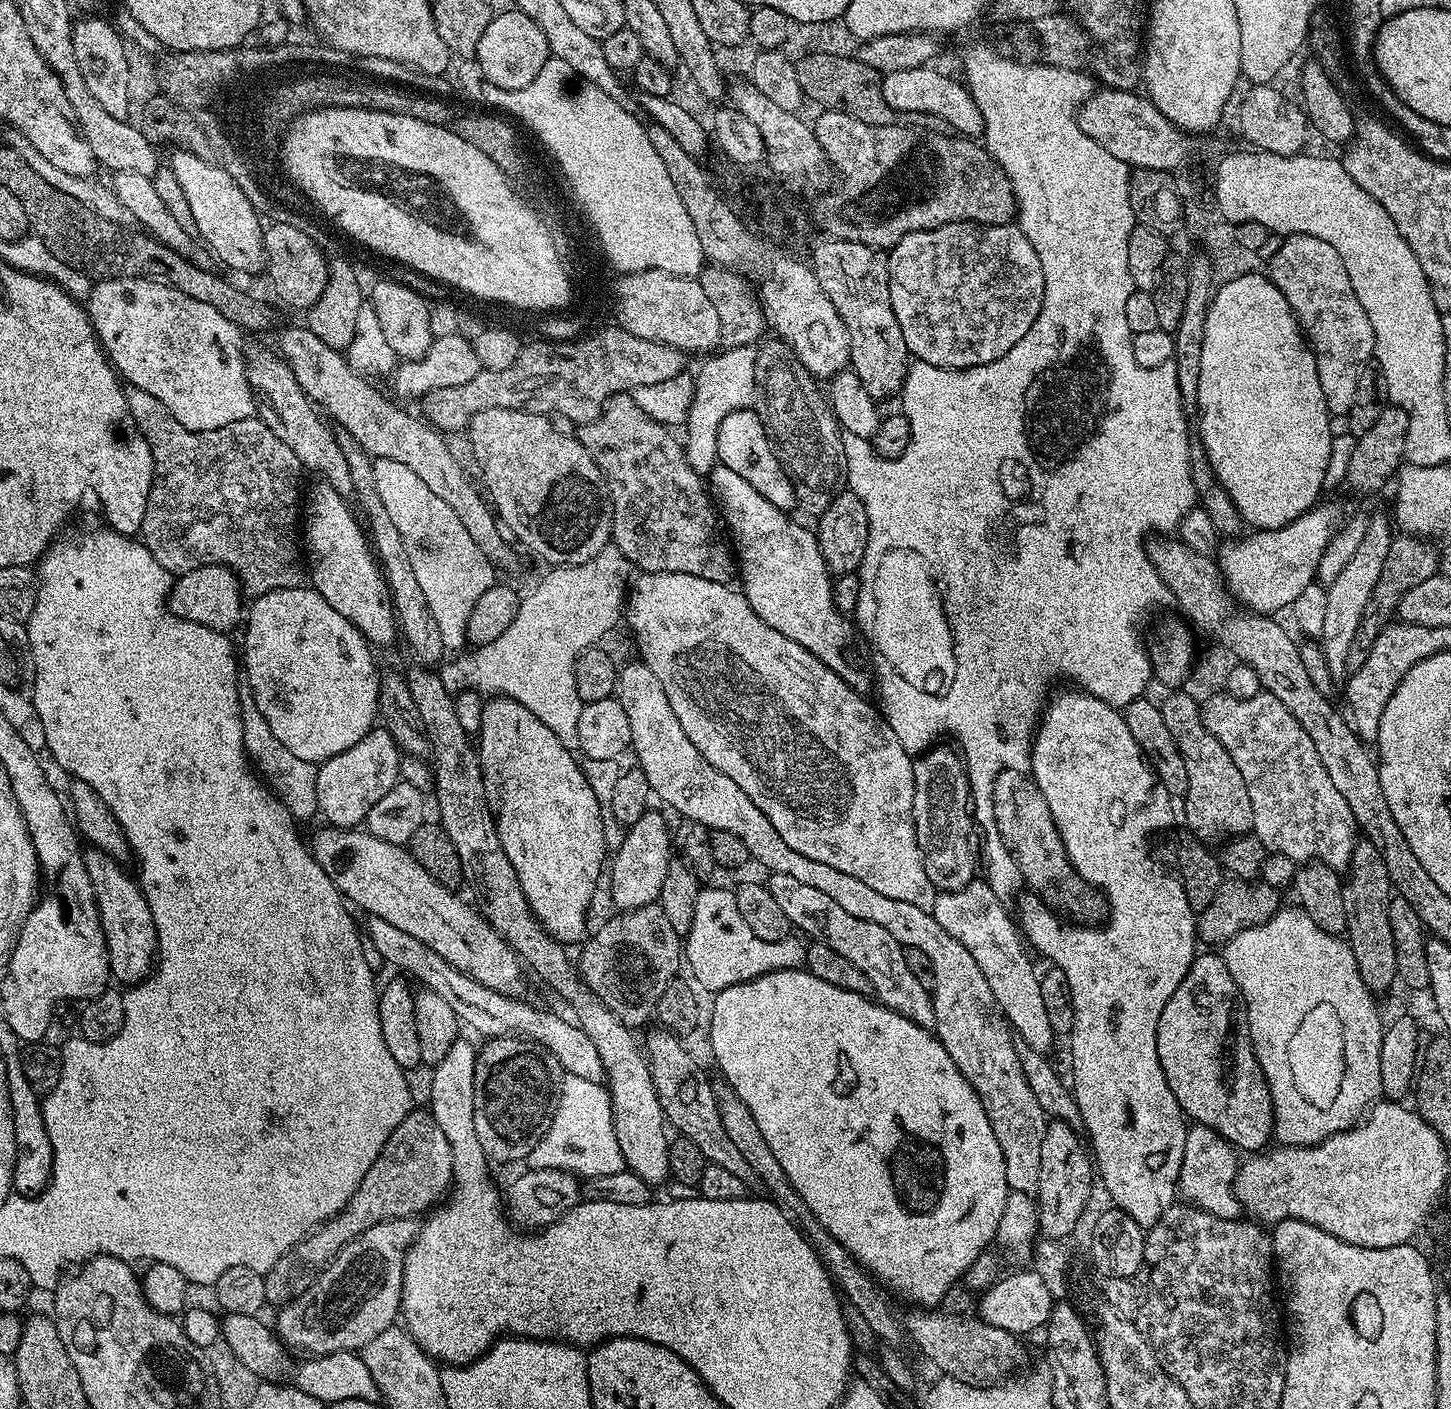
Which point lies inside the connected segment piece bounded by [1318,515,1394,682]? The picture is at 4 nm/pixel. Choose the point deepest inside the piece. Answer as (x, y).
(1347, 597)

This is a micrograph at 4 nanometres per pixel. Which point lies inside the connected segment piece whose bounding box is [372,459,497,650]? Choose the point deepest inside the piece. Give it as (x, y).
(453, 573)

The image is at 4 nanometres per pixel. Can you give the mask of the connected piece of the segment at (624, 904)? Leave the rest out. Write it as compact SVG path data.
M649 810L638 818L638 822L627 825L624 841L620 844L620 849L616 852L616 857L610 860L610 875L613 884L613 902L620 910L630 908L641 908L647 904L655 904L659 901L662 882L666 882L666 870L674 859L674 839L670 831L670 825L664 821L664 816L655 810Z

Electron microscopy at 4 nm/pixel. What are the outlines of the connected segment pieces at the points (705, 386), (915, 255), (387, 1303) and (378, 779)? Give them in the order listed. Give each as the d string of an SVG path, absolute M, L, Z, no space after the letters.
M743 344L737 348L724 348L709 355L705 360L708 361L701 366L700 373L695 373L694 376L693 400L690 402L686 421L688 437L683 437L682 440L690 466L701 474L711 473L718 463L716 459L716 431L722 418L726 418L726 414L734 414L738 410L749 407L750 369L754 363L754 352L749 345Z
M973 221L950 222L949 225L938 226L937 229L924 229L908 232L887 253L888 285L890 286L890 302L894 310L894 318L898 318L898 326L902 328L902 338L906 342L909 353L915 359L939 368L973 368L994 362L1005 356L1009 350L1034 326L1038 314L1044 305L1044 275L1042 262L1034 250L1034 246L1021 232L1019 227L1012 224L975 224Z
M411 1219L387 1220L370 1226L361 1236L356 1236L334 1258L334 1262L316 1279L298 1299L279 1309L274 1331L293 1353L304 1352L309 1357L325 1356L335 1352L356 1352L363 1350L382 1330L393 1327L401 1315L400 1299L404 1285L404 1253L416 1238L417 1225Z
M383 726L373 727L350 750L342 750L334 758L323 761L318 767L319 815L325 816L334 828L356 828L367 821L370 810L400 780L402 753L394 738Z

